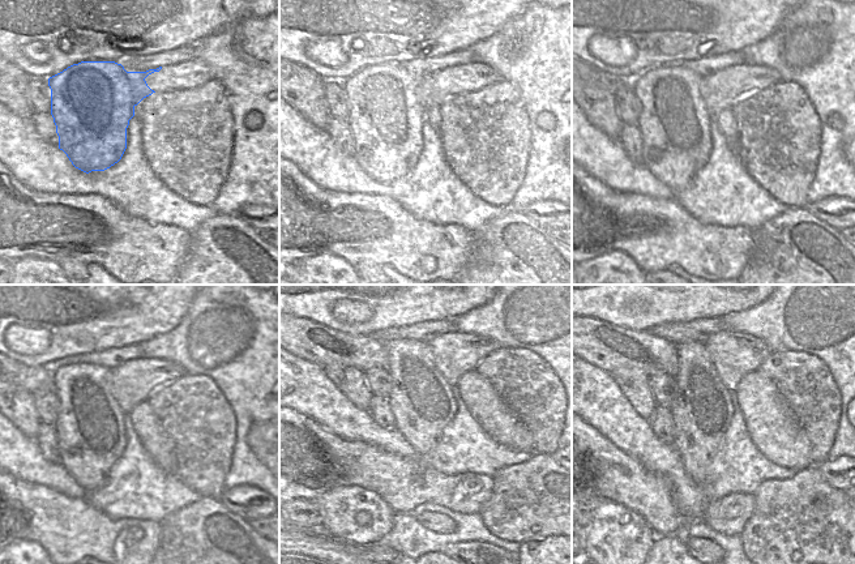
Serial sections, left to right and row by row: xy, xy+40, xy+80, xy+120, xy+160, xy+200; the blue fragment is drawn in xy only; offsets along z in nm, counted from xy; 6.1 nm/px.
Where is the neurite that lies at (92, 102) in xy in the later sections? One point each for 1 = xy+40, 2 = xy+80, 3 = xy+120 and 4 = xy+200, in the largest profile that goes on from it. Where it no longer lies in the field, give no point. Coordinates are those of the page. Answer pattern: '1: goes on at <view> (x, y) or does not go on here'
1: goes on at xy+40 (387, 105)
2: goes on at xy+80 (676, 105)
3: goes on at xy+120 (93, 401)
4: goes on at xy+200 (702, 409)

